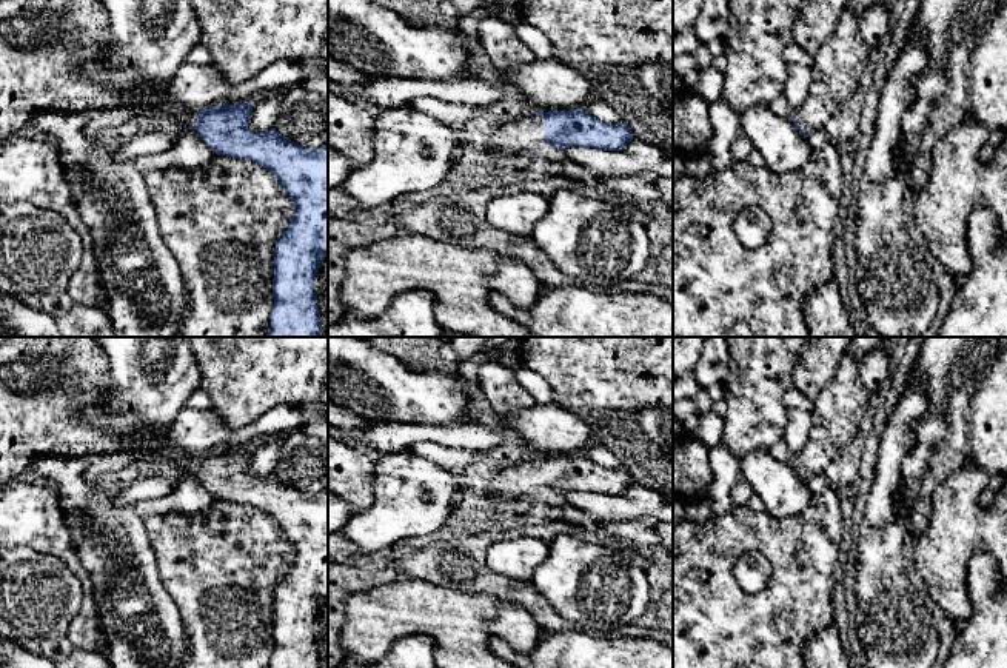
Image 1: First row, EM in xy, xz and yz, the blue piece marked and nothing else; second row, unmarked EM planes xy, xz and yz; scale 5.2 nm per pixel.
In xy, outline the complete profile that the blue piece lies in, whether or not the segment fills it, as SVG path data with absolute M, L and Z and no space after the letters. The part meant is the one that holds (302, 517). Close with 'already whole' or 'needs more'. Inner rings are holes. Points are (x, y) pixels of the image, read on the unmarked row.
M253 446L217 449L203 456L168 454L156 462L174 462L183 474L196 476L217 499L249 503L266 513L294 548L289 571L274 593L274 651L271 668L322 668L316 640L316 620L328 599L328 491L306 494L274 473L254 479L249 474Z; needs more

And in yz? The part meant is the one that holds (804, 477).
M847 351L833 379L813 400L808 442L791 460L804 482L813 474L822 474L839 449L859 434L872 396L859 377L858 365L859 359Z; needs more

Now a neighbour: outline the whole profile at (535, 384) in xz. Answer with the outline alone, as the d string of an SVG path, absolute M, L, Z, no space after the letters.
M520 366L516 371L516 379L520 386L524 386L539 405L547 405L554 402L554 394L551 385L536 371Z

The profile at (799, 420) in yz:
M787 408L787 419L788 422L782 440L787 443L791 457L795 459L802 453L808 442L811 412L798 408Z

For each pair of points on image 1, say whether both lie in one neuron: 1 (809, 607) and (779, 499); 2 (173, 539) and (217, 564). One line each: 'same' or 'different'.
1: different
2: same

